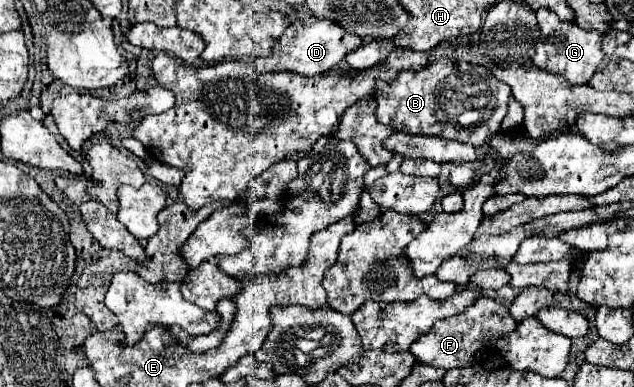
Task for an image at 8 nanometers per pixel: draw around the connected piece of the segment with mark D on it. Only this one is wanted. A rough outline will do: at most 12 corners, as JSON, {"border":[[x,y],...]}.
{"border":[[295,20],[255,74],[329,74],[363,44],[329,20]]}

